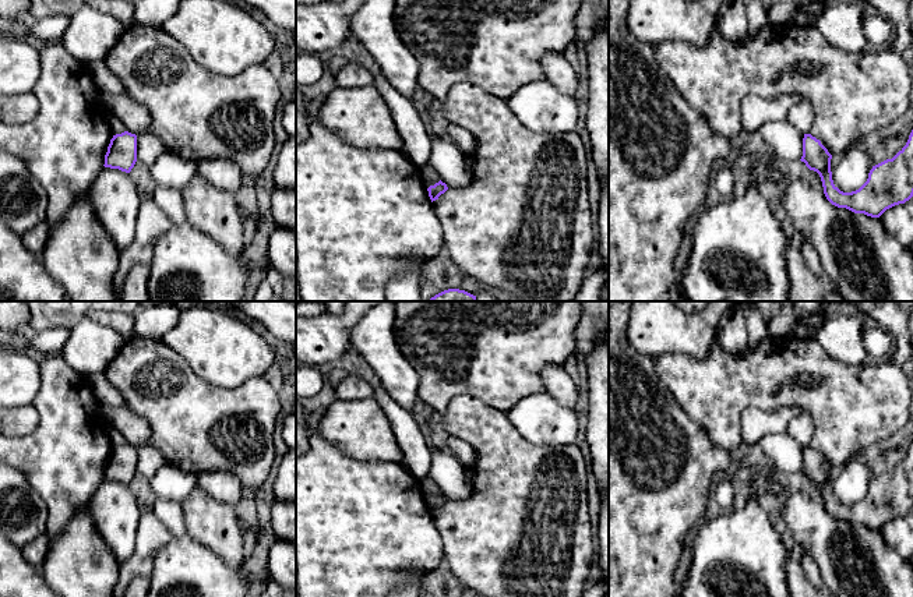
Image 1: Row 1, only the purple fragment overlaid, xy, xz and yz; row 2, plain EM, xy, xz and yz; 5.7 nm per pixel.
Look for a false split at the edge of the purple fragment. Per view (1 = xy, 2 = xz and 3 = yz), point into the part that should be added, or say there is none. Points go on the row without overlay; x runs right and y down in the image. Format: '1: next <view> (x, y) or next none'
1: next none
2: next none
3: next none

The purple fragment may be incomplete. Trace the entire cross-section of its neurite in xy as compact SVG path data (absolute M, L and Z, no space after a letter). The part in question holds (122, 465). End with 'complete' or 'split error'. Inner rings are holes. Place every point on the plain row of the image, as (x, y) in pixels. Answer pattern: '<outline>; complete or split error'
M128 444L113 448L105 467L105 480L130 485L137 474L137 448Z; complete

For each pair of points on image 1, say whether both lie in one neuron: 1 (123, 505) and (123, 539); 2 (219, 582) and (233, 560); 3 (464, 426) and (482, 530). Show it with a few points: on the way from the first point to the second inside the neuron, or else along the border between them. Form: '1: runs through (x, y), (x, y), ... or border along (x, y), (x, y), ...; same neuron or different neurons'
1: runs through (123, 514), (126, 530); same neuron
2: border along (204, 546), (217, 553), (231, 567), (240, 564); different neurons
3: runs through (486, 452), (486, 504); same neuron

